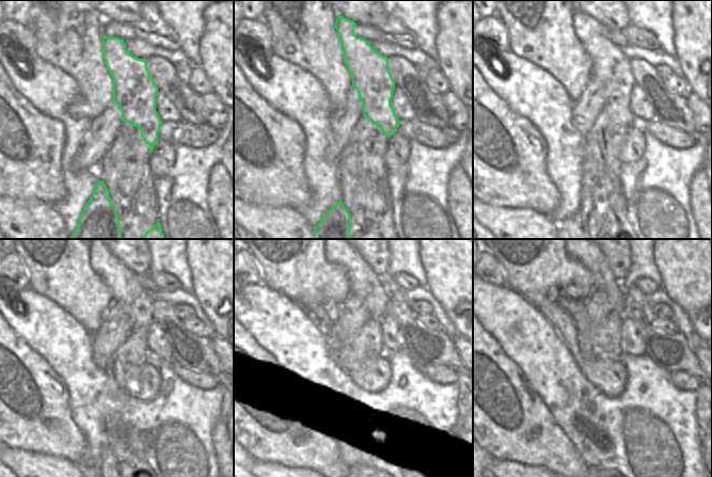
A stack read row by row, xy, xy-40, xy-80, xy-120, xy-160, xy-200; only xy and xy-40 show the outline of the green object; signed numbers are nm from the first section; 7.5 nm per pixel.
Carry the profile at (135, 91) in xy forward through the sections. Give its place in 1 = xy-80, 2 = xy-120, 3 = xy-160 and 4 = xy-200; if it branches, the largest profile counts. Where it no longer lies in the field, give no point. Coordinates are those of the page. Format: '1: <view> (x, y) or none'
1: xy-80 (608, 64)
2: xy-120 (137, 302)
3: xy-160 (364, 283)
4: xy-200 (595, 260)

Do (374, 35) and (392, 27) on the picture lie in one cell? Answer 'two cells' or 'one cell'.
two cells

